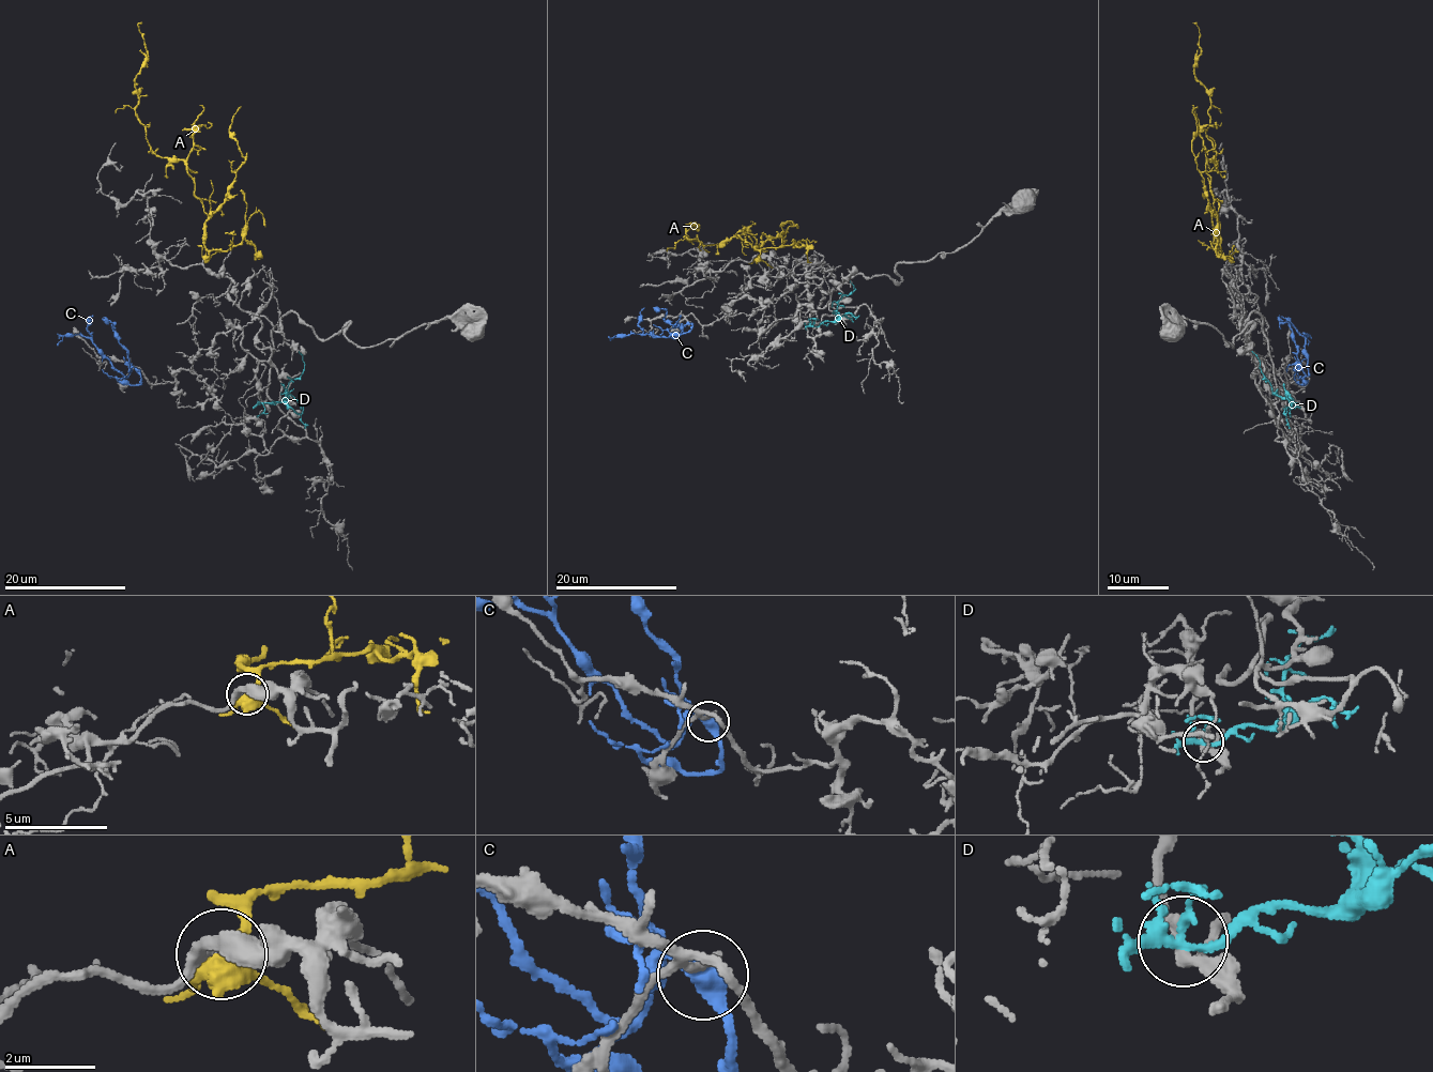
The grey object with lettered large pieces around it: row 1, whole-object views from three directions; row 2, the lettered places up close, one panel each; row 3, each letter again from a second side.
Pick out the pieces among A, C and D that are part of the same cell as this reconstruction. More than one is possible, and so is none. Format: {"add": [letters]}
{"add": ["A"]}

